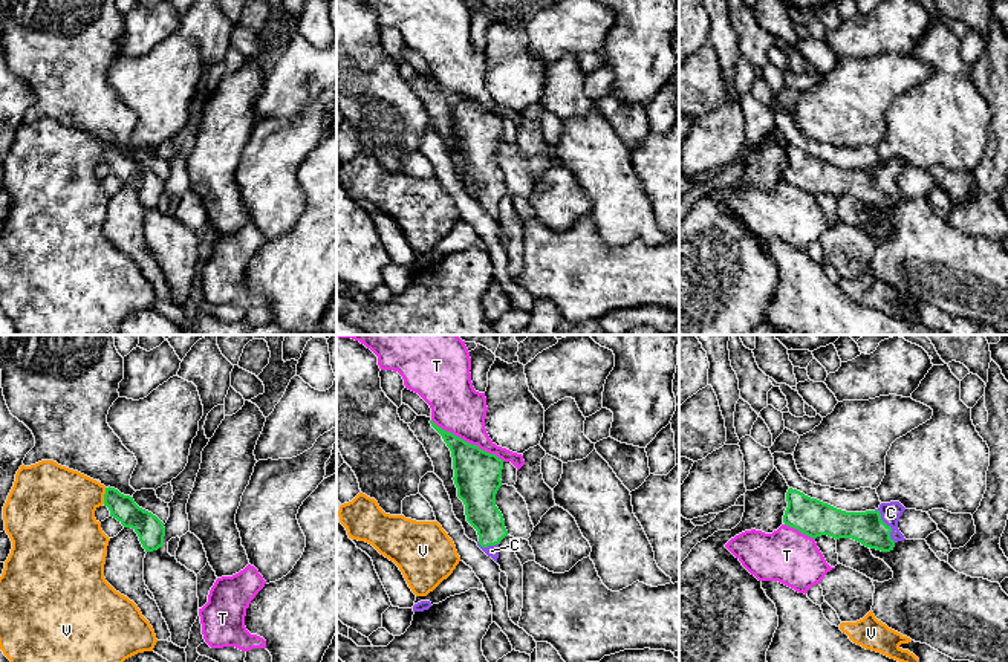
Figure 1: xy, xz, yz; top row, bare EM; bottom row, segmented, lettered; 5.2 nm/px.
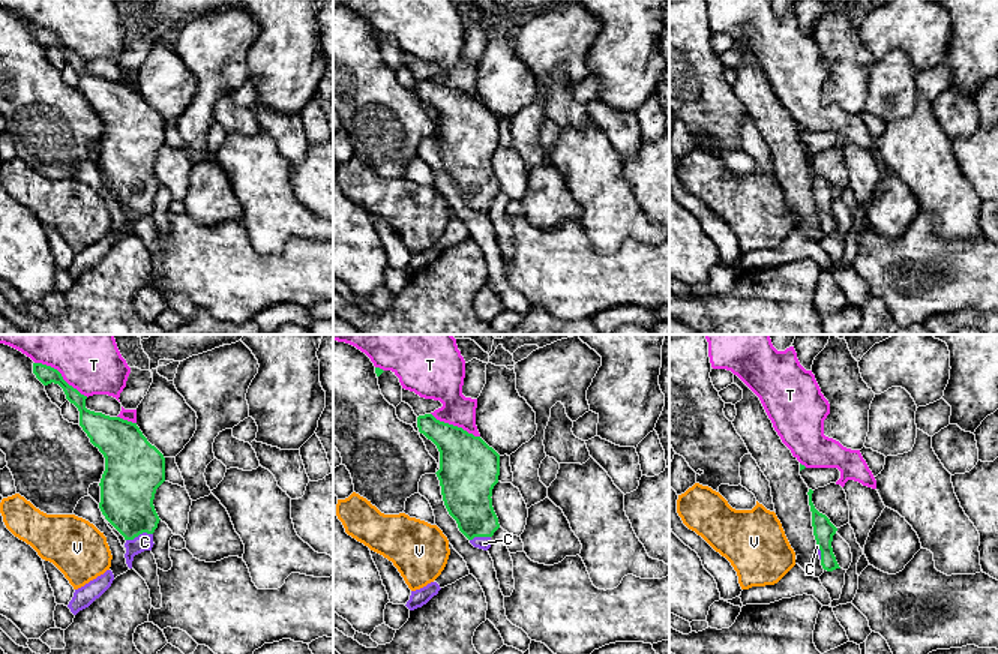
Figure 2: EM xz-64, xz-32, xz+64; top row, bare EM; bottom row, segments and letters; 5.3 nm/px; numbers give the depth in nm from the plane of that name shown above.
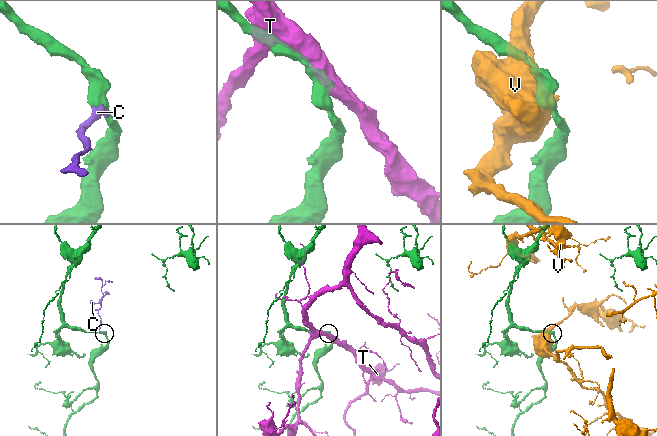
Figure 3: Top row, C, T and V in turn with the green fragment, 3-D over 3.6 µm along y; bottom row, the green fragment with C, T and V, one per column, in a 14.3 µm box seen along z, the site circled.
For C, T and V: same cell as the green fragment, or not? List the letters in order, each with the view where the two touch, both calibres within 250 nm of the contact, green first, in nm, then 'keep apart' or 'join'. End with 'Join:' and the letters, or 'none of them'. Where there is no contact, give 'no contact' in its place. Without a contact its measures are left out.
C: yz | 170/110 nm | join
T: xz | 240/260 nm | keep apart
V: xy | 140/380 nm | keep apart
Join: C

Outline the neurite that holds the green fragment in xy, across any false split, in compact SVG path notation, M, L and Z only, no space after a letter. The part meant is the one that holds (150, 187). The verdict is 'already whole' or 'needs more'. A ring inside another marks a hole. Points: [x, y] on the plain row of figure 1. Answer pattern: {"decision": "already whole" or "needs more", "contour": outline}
{"decision": "already whole", "contour": "M109 144L104 151L104 164L109 165L110 174L138 191L145 209L153 209L164 203L164 180L151 170L139 165L133 154L124 153L118 147Z"}

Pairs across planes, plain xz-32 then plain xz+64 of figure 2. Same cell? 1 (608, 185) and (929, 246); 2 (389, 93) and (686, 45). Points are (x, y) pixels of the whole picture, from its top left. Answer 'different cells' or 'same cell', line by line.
1: different cells
2: same cell

